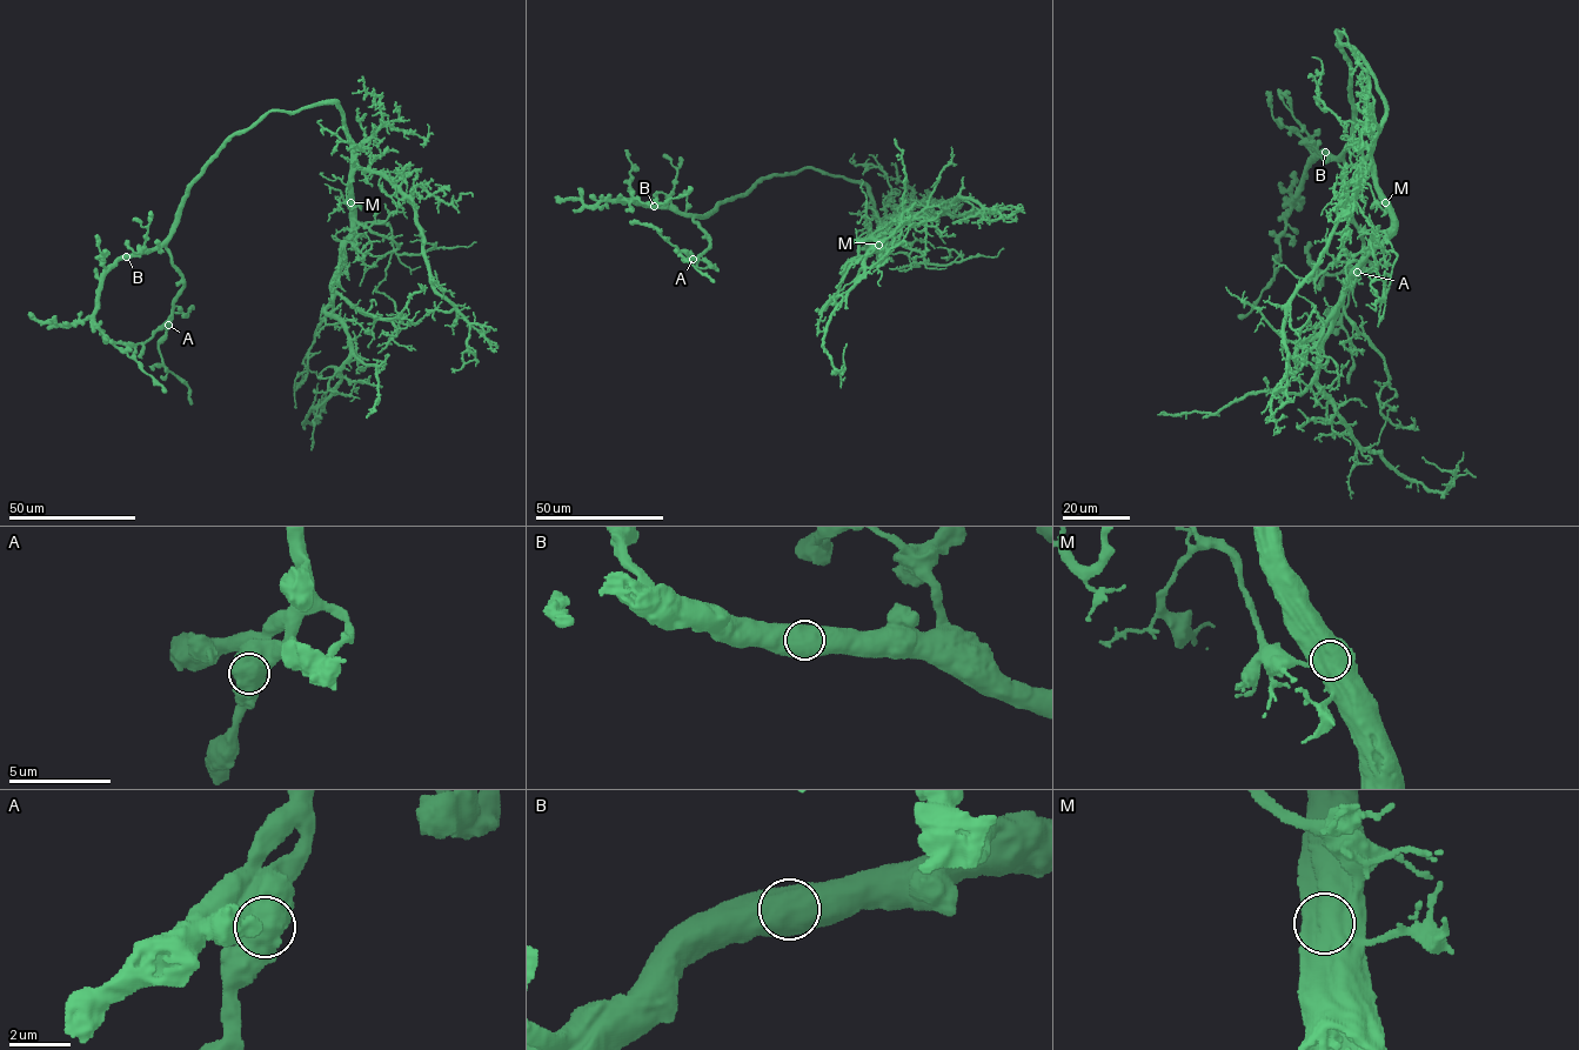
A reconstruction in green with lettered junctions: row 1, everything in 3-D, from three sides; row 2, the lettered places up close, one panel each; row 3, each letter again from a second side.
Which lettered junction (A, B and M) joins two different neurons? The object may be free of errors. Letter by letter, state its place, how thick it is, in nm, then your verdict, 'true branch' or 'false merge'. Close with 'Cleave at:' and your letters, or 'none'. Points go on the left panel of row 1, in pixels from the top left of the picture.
A: (168, 325) | 850 nm | true branch
B: (126, 256) | 1100 nm | true branch
M: (350, 202) | 850 nm | true branch
Cleave at: none

